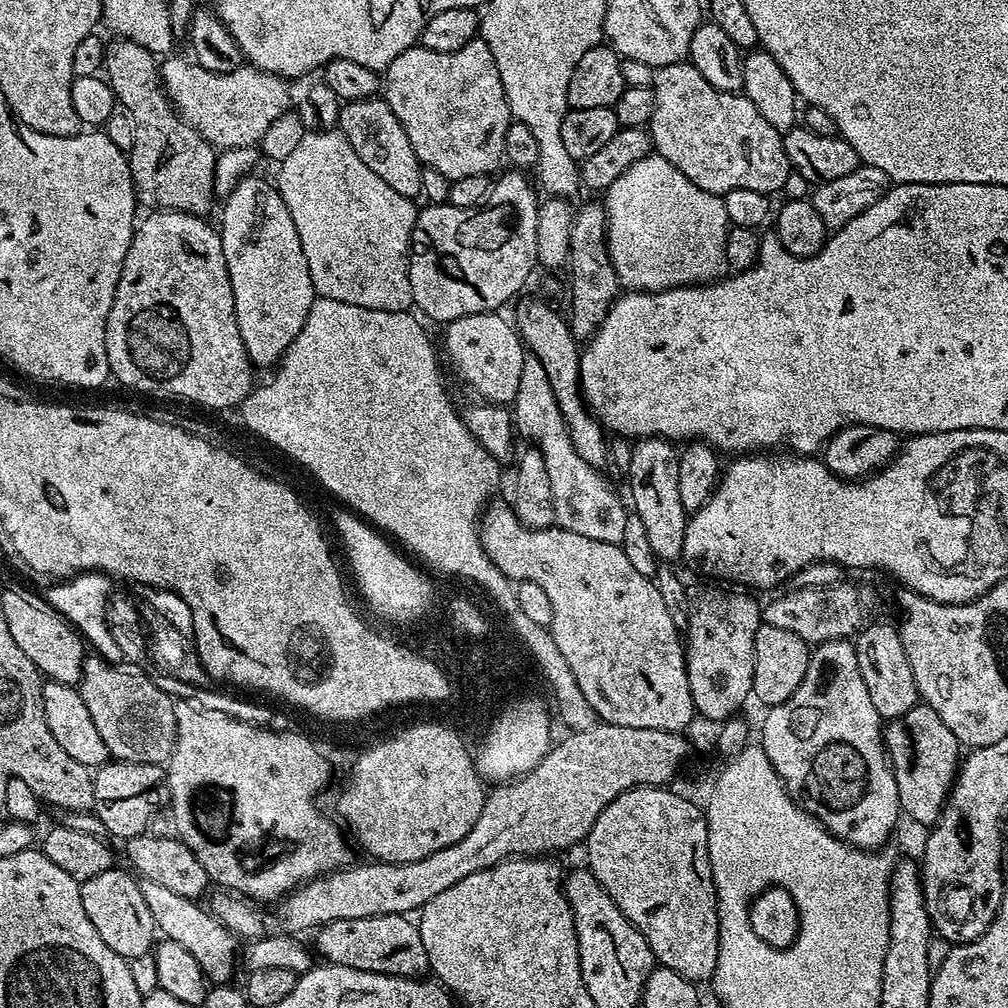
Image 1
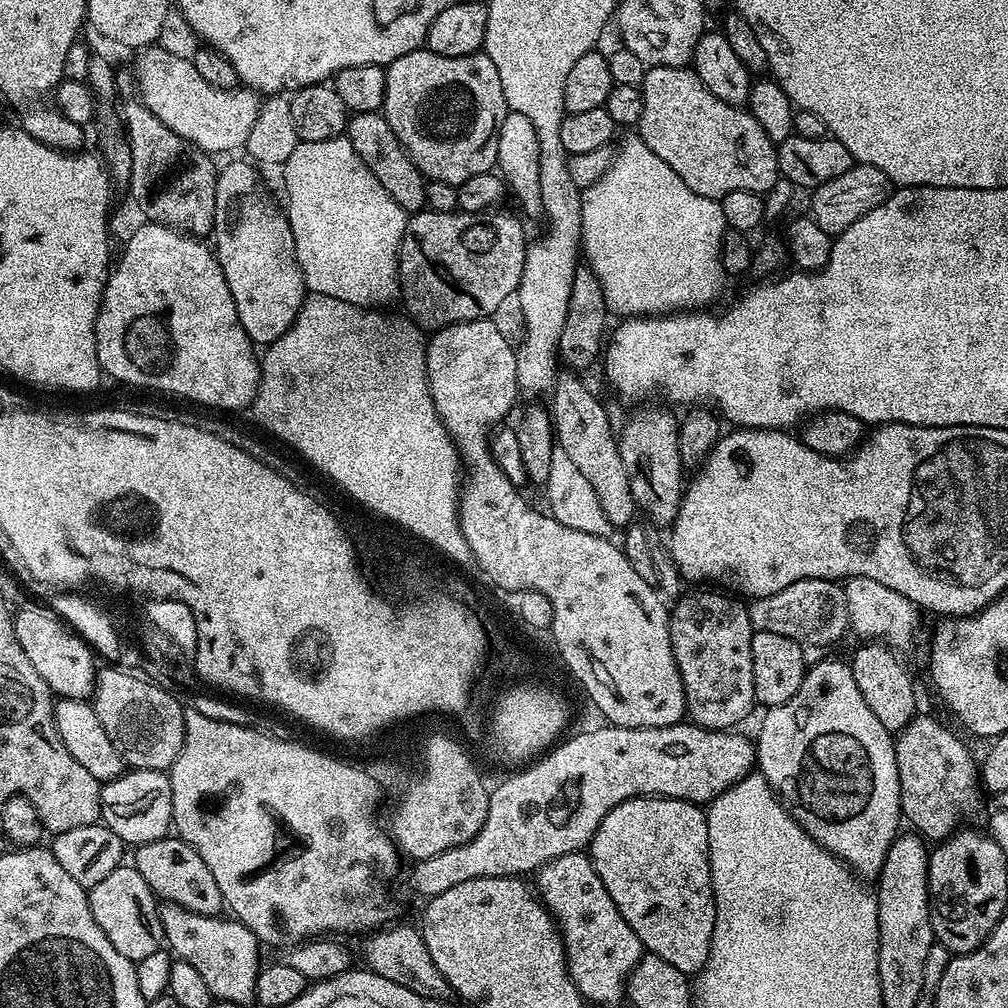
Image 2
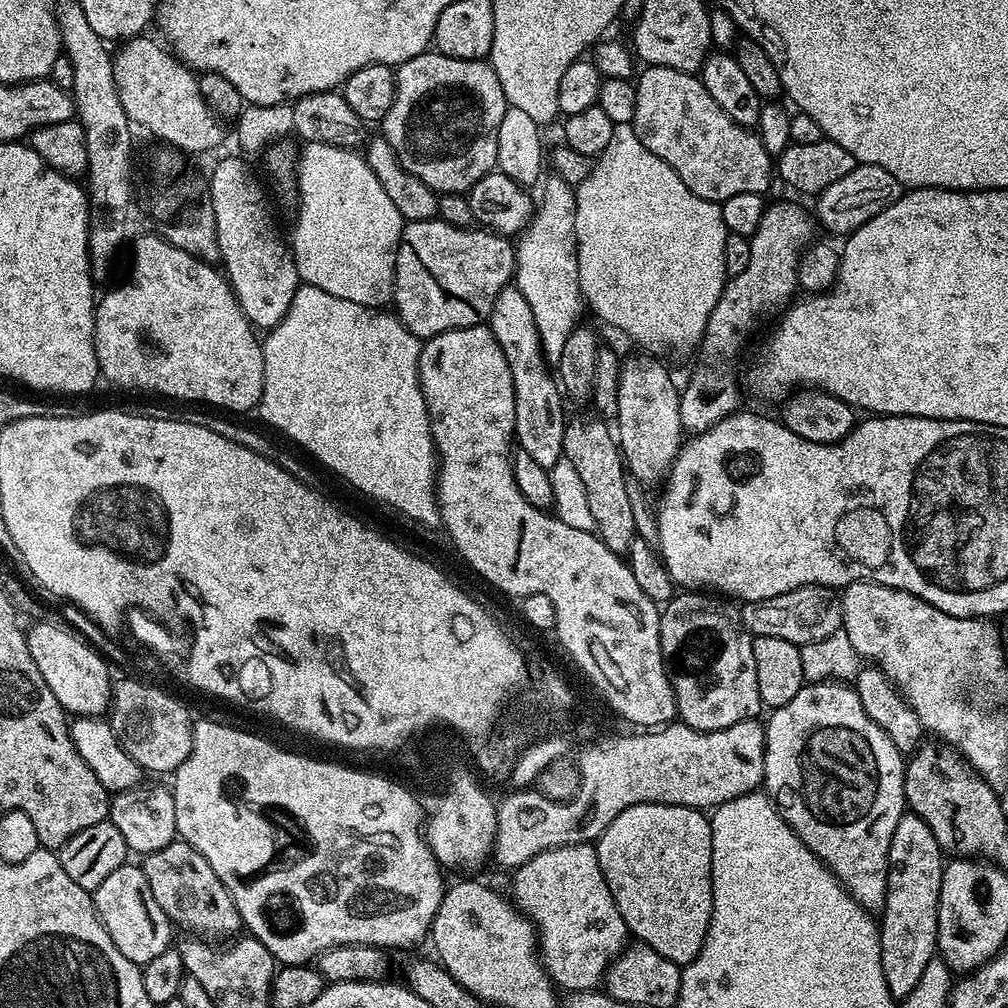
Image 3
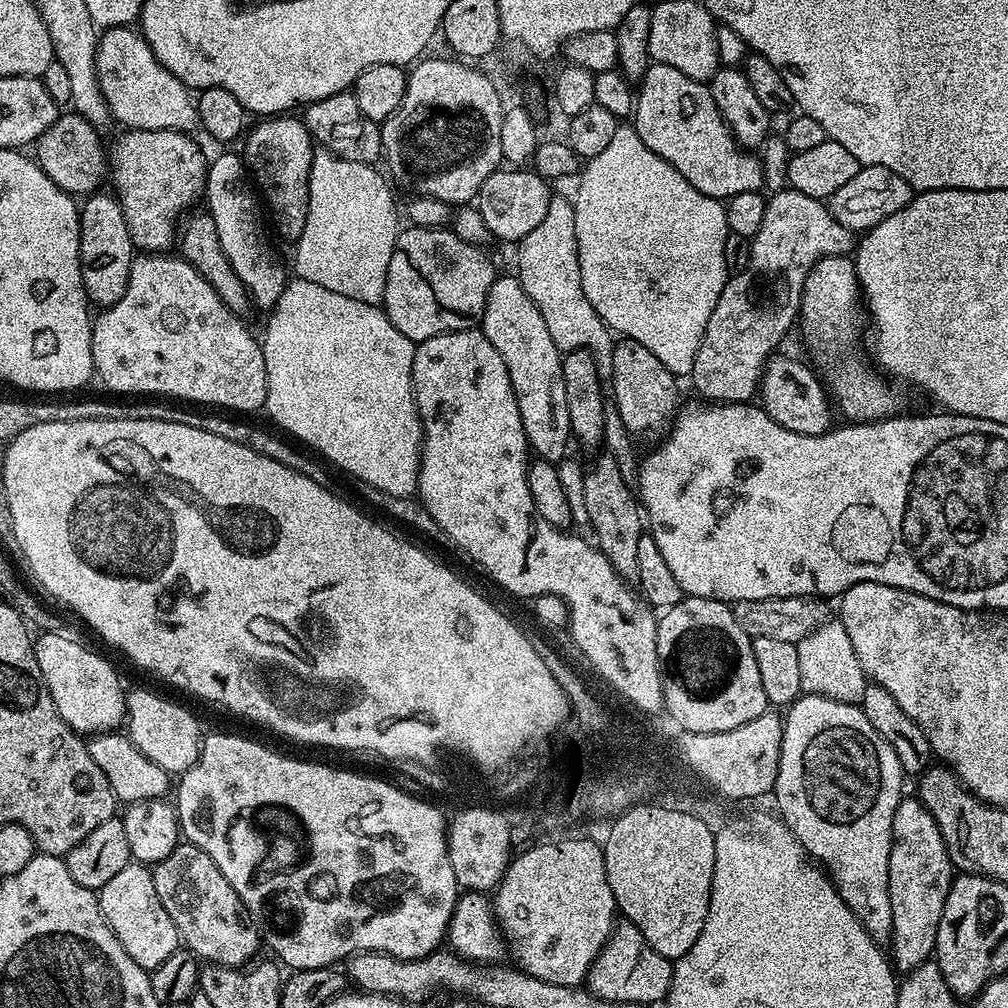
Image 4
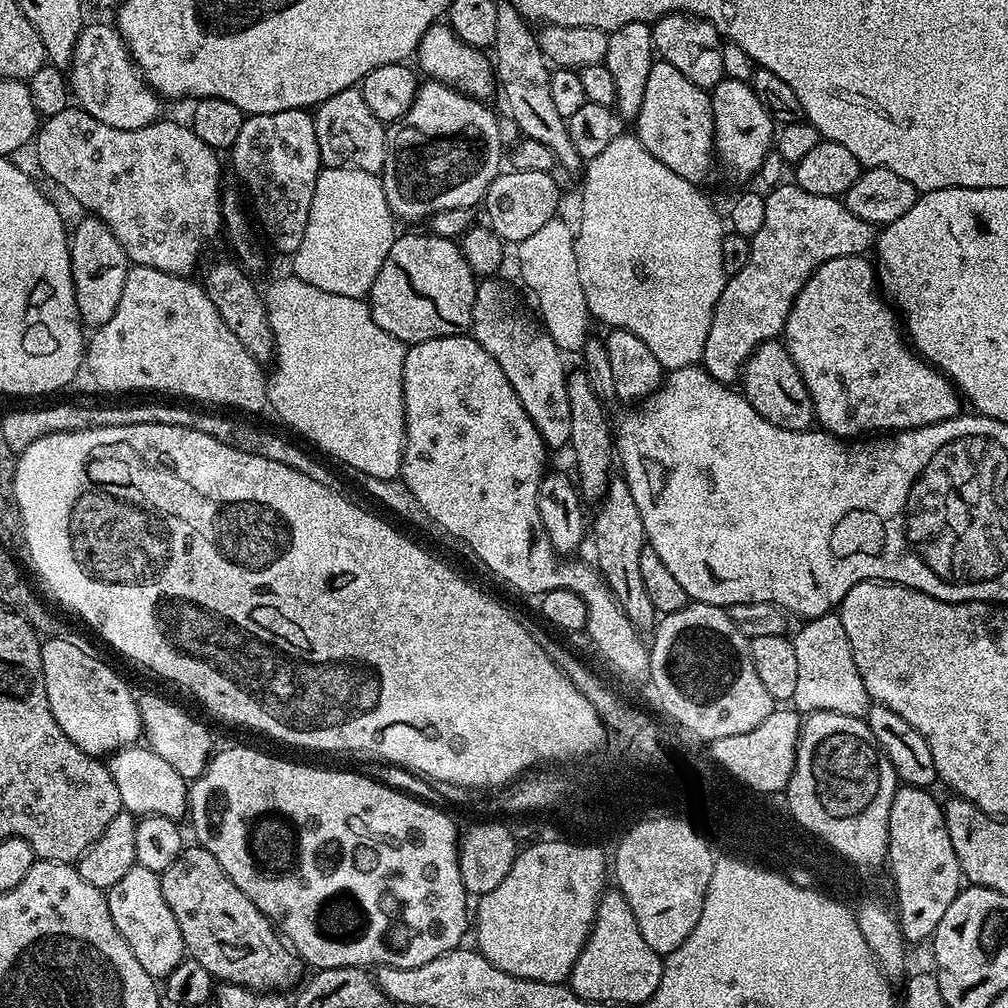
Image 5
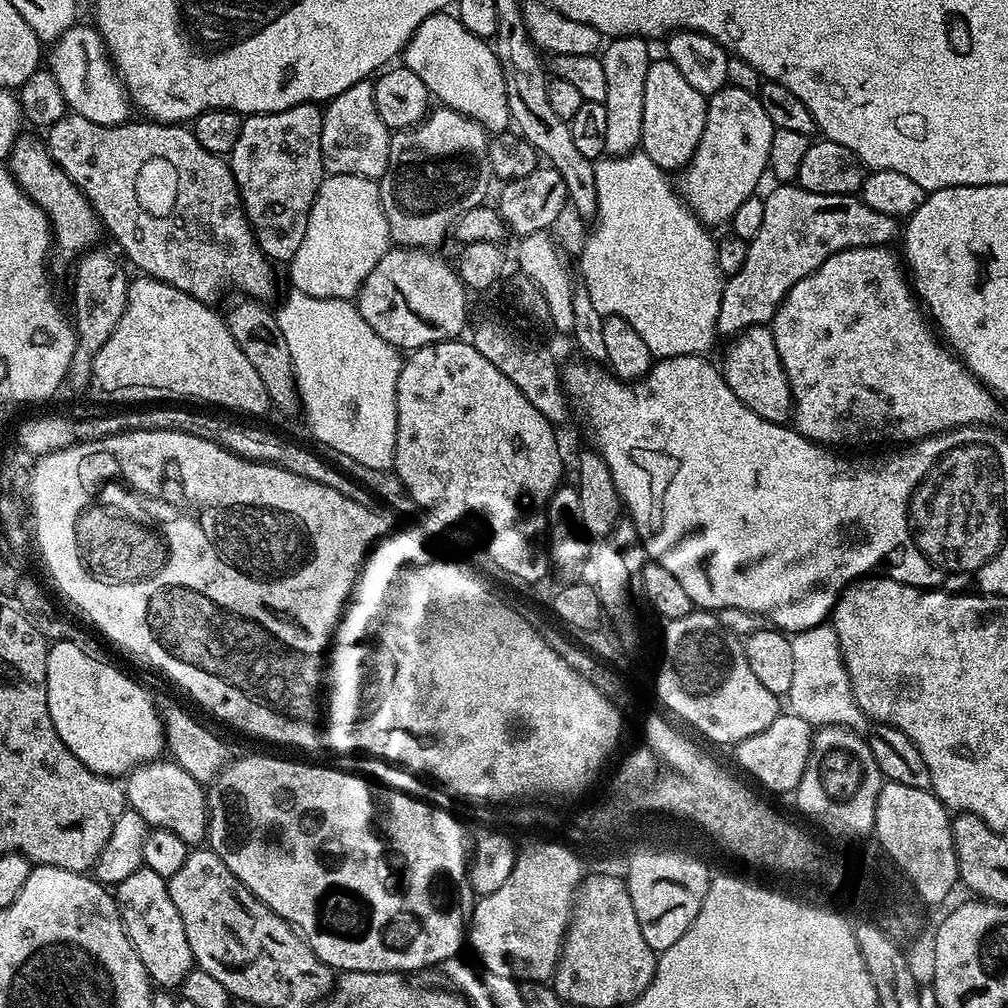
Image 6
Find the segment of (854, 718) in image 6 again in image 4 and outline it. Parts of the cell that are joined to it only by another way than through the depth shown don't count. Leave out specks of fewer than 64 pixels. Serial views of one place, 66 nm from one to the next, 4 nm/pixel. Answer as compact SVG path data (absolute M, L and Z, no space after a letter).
M832 618L818 630L812 631L796 645L801 691L805 695L832 697L847 704L859 705L865 694L868 679L854 653L850 636L839 619Z

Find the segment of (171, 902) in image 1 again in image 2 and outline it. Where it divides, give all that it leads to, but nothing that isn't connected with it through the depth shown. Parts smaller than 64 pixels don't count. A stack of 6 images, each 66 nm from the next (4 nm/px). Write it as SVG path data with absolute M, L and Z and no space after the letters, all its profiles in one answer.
M160 904L162 930L173 957L190 962L216 1000L234 1002L238 1006L251 1005L256 998L256 983L262 967L262 944L241 920L224 919L223 915L194 914L177 904Z

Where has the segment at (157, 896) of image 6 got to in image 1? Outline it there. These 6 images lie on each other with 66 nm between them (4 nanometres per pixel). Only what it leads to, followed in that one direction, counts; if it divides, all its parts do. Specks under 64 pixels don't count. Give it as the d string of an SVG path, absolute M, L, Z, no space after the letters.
M113 866L102 874L94 874L94 878L81 883L80 893L82 906L86 906L86 915L90 922L94 922L94 930L98 930L102 942L106 942L114 954L131 962L134 958L153 951L158 933L154 914L150 914L150 906L146 906L146 898L142 896L140 880L131 871L128 872Z

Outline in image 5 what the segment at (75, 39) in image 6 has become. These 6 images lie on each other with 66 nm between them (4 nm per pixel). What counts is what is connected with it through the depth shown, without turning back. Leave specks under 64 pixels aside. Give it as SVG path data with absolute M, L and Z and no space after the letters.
M88 22L78 34L70 65L71 95L83 111L98 118L98 122L106 122L106 126L114 126L118 130L138 130L155 124L162 116L161 97L148 87L139 64L132 59L120 37L119 28L108 24Z

